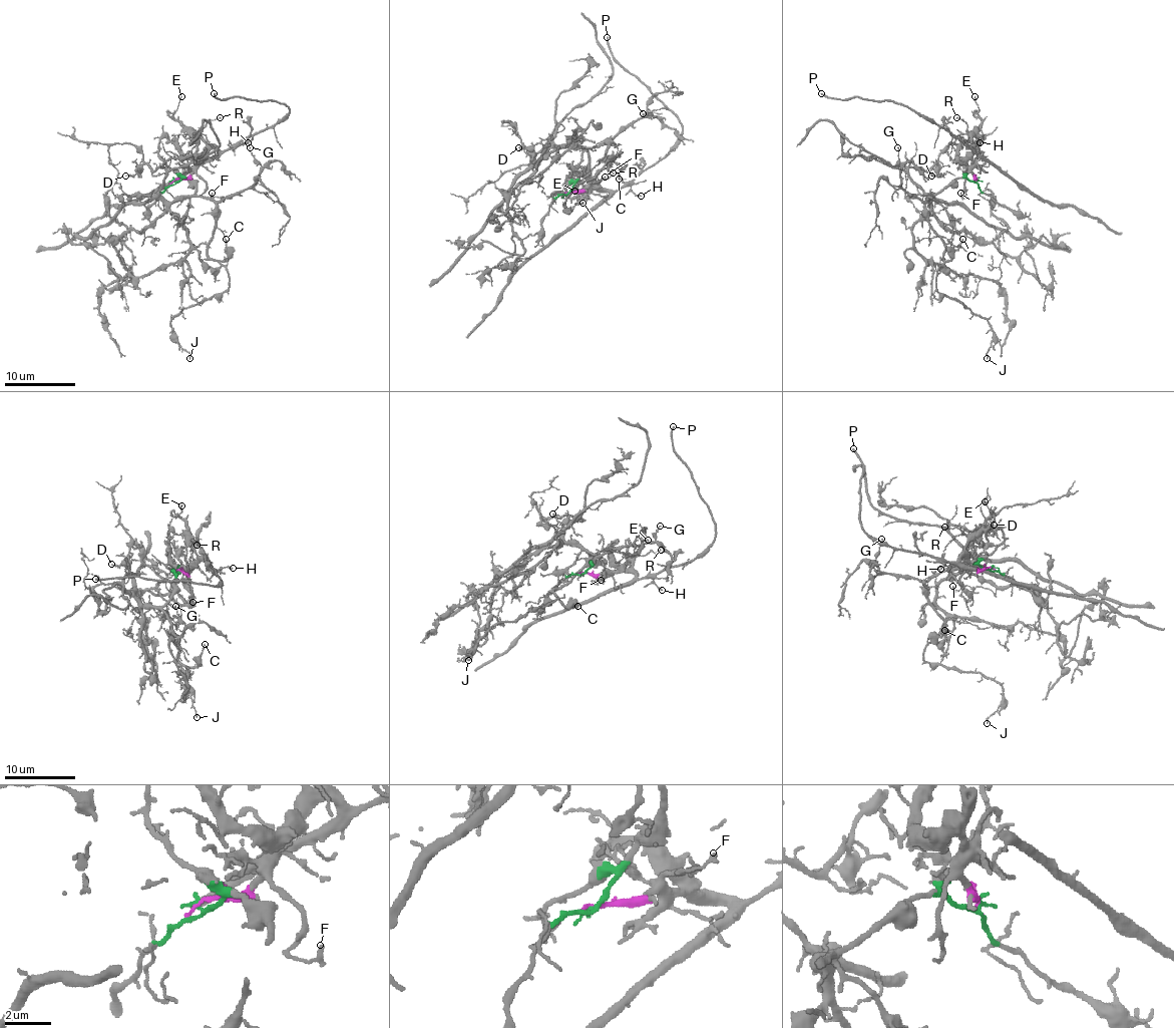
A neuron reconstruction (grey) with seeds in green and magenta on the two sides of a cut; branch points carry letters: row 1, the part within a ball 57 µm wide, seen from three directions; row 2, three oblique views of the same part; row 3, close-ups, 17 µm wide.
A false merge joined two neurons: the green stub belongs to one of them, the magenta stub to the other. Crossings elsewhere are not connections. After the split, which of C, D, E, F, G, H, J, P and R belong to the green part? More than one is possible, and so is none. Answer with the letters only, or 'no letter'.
C, D, G, J

